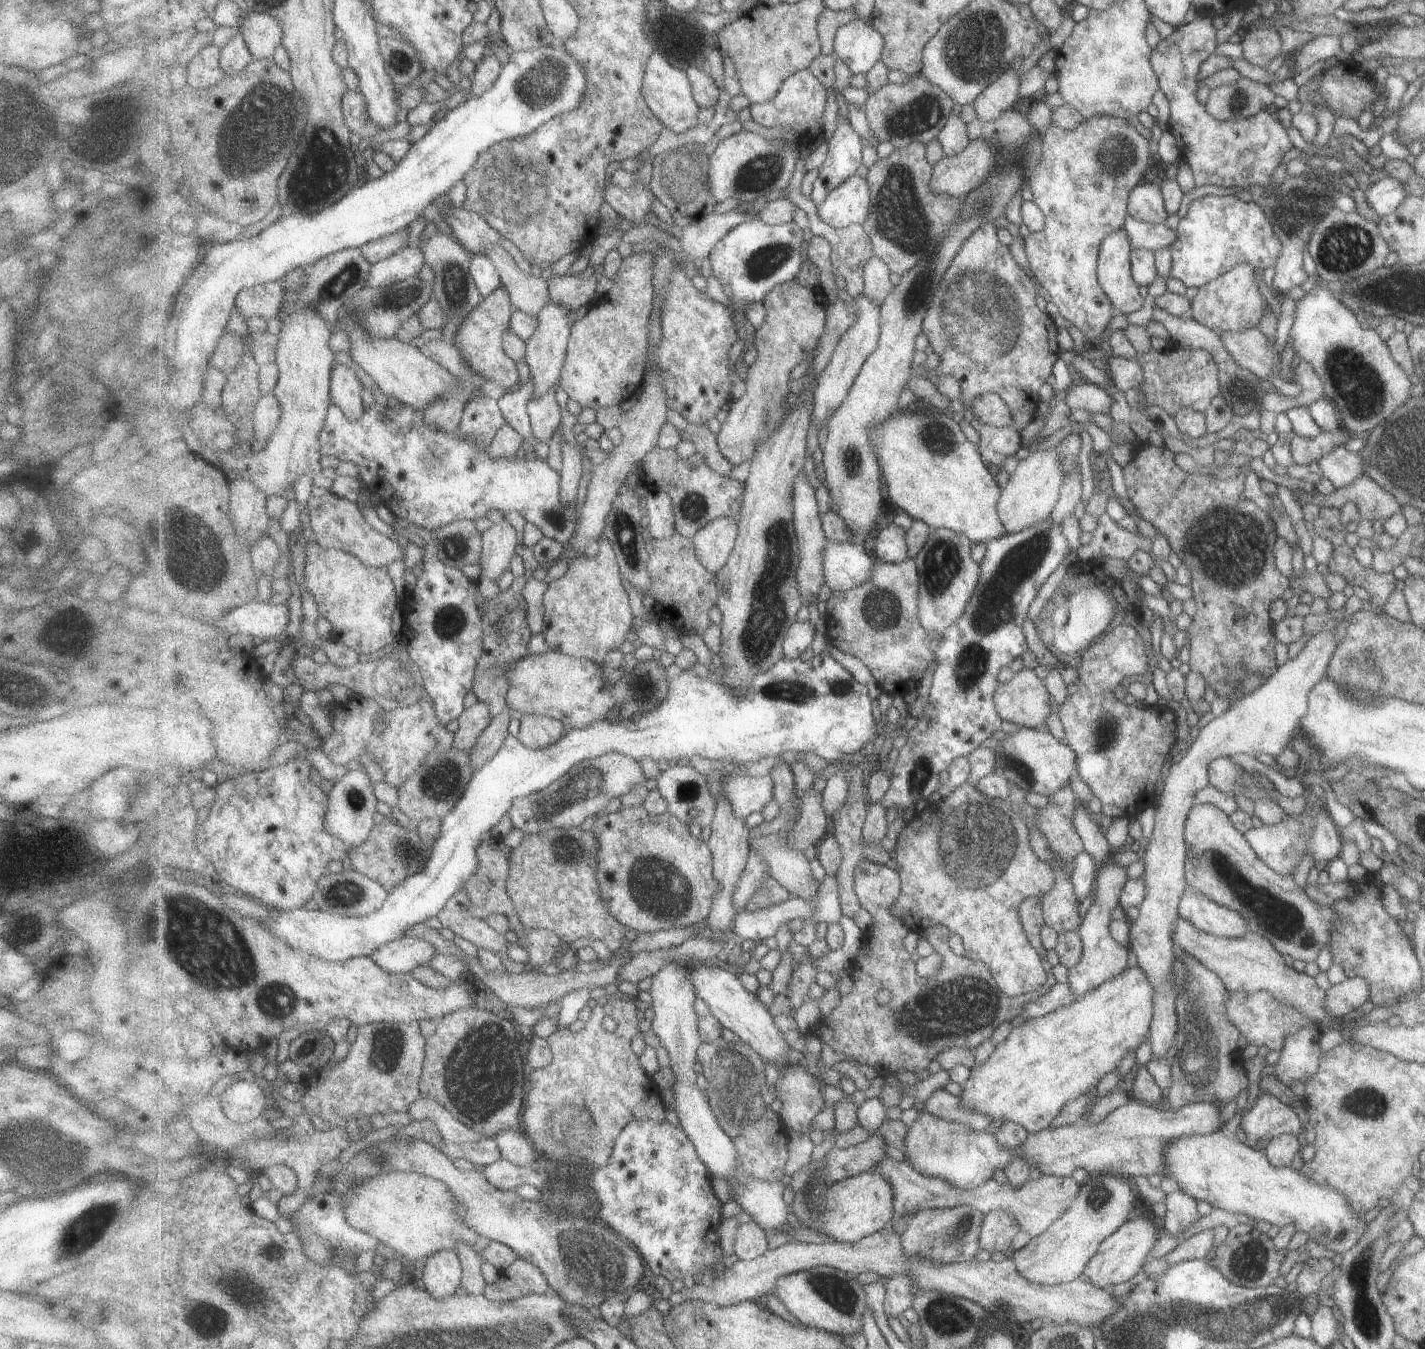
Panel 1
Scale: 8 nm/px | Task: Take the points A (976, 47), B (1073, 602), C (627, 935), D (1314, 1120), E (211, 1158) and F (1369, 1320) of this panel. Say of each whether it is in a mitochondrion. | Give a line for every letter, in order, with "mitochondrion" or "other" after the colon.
A: mitochondrion
B: other
C: other
D: other
E: other
F: mitochondrion

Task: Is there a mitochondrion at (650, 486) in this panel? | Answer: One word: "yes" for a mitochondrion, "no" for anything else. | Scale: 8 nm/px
no

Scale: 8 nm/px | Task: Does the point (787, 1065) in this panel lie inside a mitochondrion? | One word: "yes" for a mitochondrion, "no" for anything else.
no

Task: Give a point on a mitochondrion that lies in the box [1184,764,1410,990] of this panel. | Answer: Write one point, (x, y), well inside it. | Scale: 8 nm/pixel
(1284, 921)

